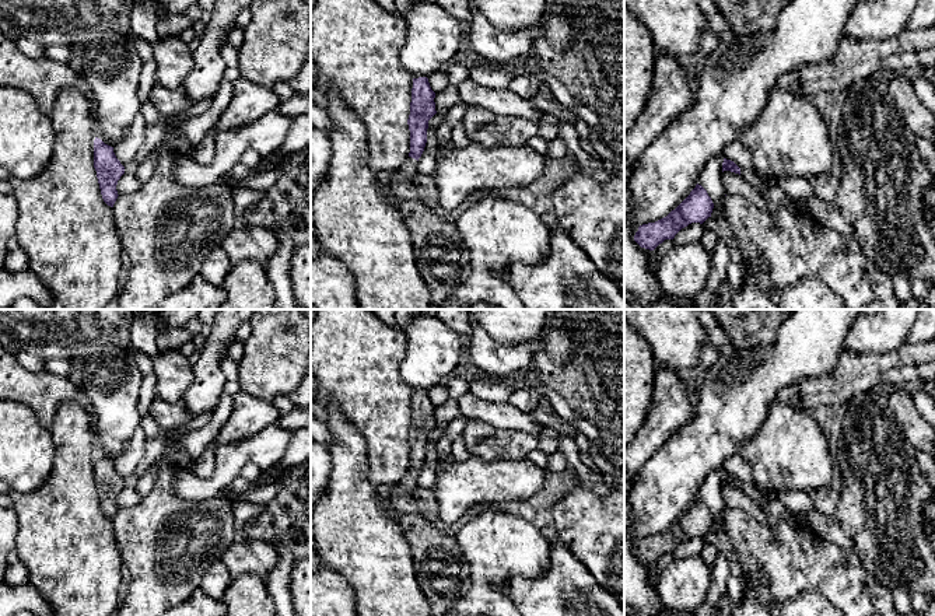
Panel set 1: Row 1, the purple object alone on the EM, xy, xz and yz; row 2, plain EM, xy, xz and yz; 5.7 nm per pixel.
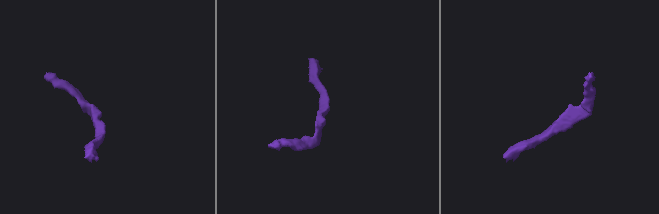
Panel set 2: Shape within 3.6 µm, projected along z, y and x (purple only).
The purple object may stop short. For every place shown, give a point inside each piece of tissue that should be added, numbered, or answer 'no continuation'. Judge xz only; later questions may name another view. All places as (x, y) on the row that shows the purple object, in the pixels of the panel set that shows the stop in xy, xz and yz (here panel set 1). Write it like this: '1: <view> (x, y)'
no continuation

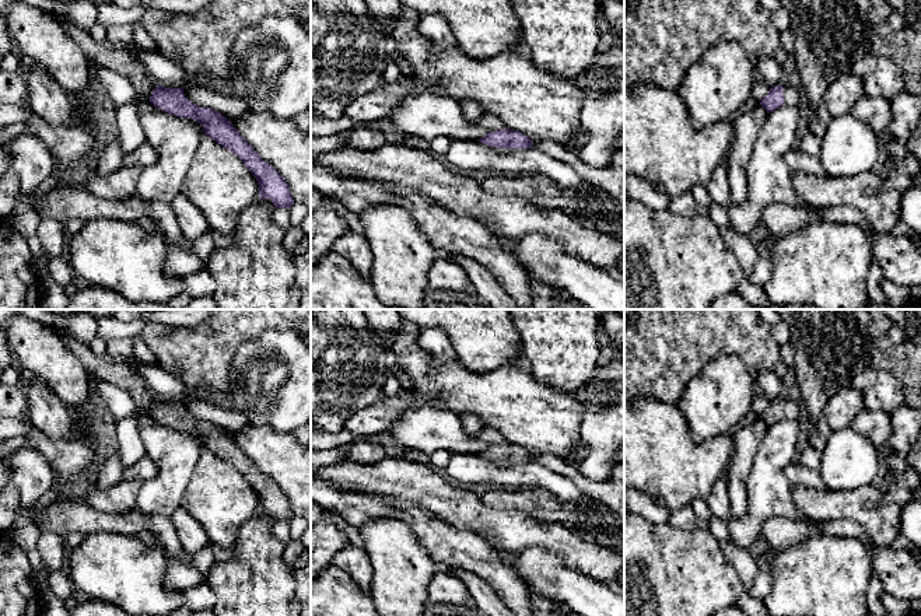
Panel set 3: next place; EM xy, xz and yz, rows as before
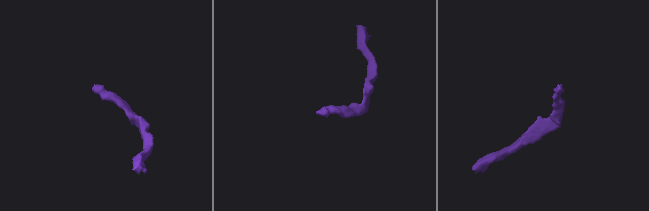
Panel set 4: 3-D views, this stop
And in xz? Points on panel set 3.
no continuation

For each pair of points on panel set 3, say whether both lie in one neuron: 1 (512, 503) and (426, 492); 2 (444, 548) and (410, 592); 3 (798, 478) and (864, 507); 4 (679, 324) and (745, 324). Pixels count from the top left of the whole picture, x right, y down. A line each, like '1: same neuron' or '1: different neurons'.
1: different neurons
2: different neurons
3: different neurons
4: same neuron

